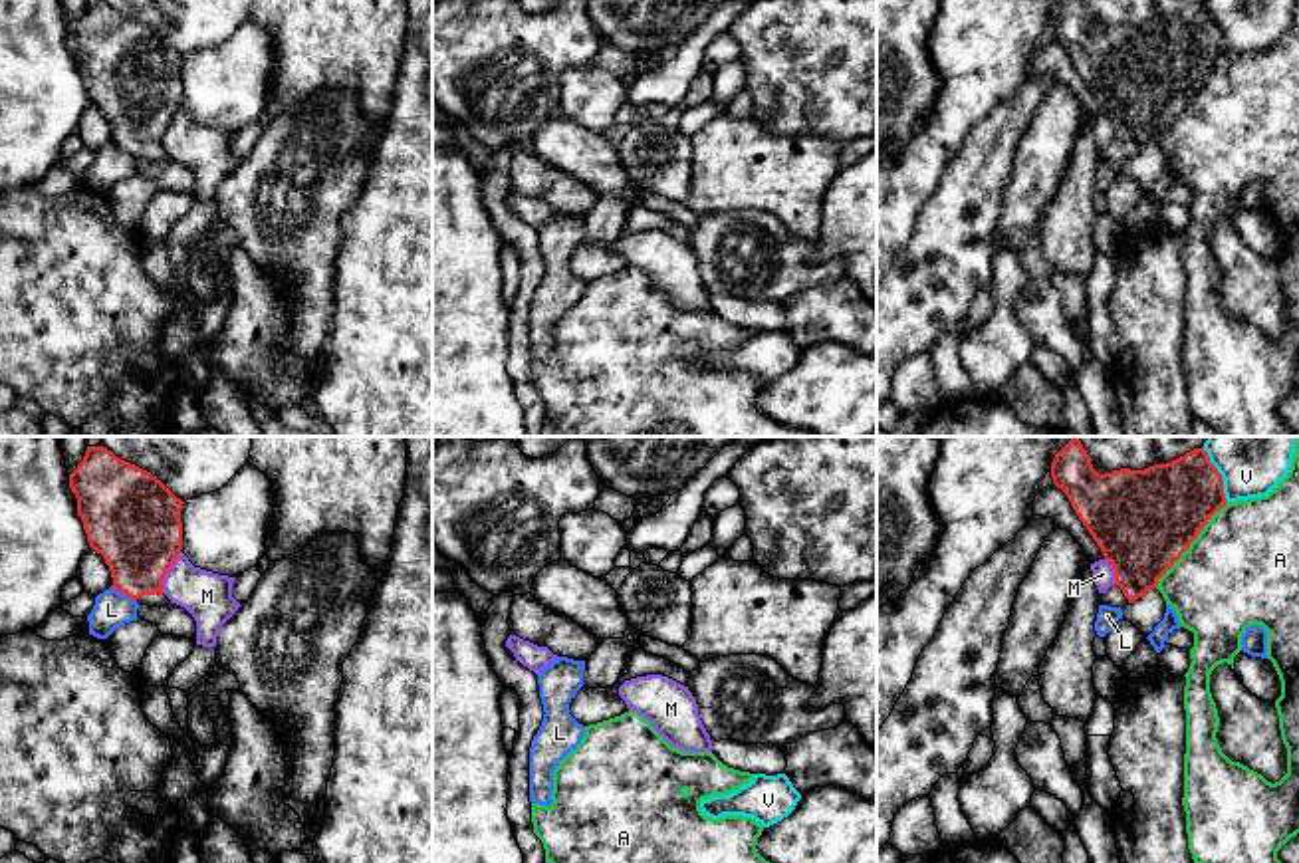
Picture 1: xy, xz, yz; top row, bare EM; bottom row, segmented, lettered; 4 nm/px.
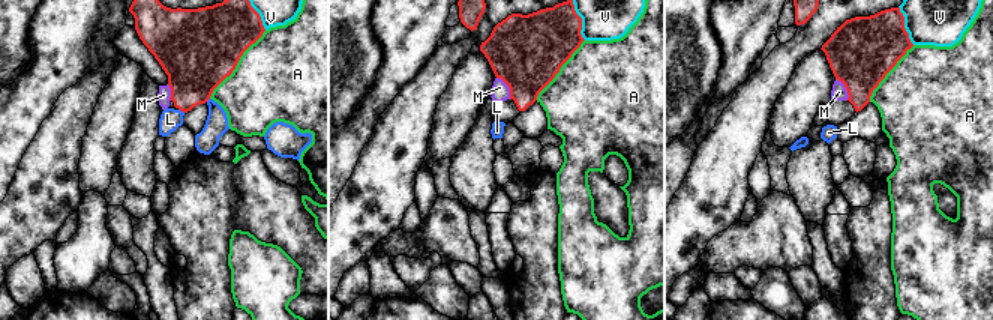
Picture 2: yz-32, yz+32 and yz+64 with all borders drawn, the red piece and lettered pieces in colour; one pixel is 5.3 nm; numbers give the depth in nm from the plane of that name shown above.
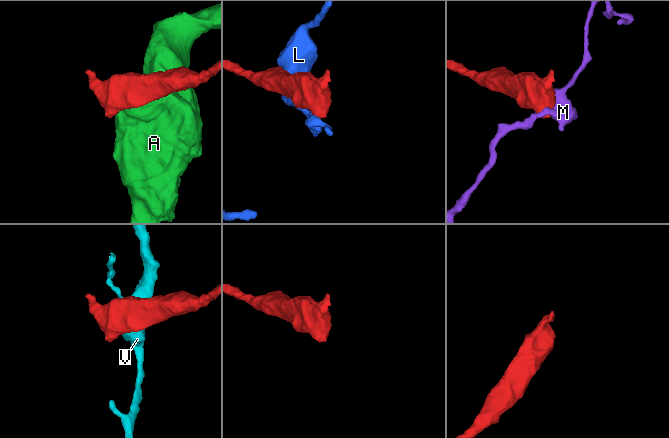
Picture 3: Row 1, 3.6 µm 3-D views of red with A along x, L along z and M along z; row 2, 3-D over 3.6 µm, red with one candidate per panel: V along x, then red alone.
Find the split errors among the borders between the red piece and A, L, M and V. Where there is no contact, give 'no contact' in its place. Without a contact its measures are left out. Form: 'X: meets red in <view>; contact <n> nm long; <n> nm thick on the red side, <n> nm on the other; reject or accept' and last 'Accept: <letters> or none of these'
A: meets red in yz; contact 460 nm long; 420 nm thick on the red side, 460 nm on the other; reject
L: meets red in xy; contact 120 nm long; 360 nm thick on the red side, 150 nm on the other; reject
M: meets red in xy; contact 180 nm long; 380 nm thick on the red side, 200 nm on the other; reject
V: meets red in yz; contact 260 nm long; 340 nm thick on the red side, 360 nm on the other; reject
Accept: none of these

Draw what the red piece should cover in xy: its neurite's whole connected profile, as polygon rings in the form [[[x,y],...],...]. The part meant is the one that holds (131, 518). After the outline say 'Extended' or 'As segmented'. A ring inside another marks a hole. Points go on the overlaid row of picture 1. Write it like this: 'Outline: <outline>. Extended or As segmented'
Outline: [[[87,446],[69,488],[89,548],[109,565],[111,587],[139,605],[167,607],[163,579],[182,550],[184,502],[105,446]]]. Extended

